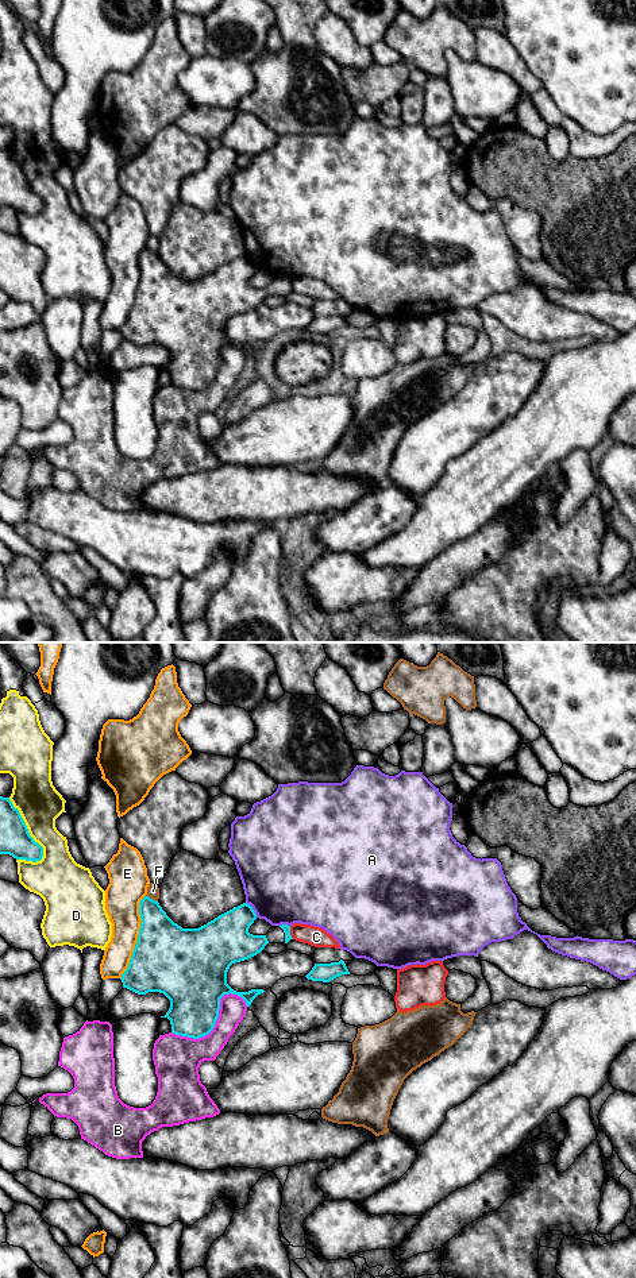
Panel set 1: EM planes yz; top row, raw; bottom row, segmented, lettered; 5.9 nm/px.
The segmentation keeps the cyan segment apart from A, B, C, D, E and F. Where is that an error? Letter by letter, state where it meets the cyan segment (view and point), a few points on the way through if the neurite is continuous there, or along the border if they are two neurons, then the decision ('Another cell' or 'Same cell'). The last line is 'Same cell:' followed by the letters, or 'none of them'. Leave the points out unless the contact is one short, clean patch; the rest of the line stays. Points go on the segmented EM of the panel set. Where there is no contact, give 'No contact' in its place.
A: Touches cyan at yz (253, 910). Another cell
B: Touches cyan at yz (215, 1022). Another cell
C: Touches cyan at yz (289, 933). Another cell
D: Touches cyan at yz (27, 830). Another cell
E: Touches cyan at yz (138, 937). Another cell
F: Touches cyan at yz (151, 899). Another cell
Same cell: none of them

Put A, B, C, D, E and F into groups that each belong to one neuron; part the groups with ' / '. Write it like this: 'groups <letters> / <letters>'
groups A / B / C / D / E / F

